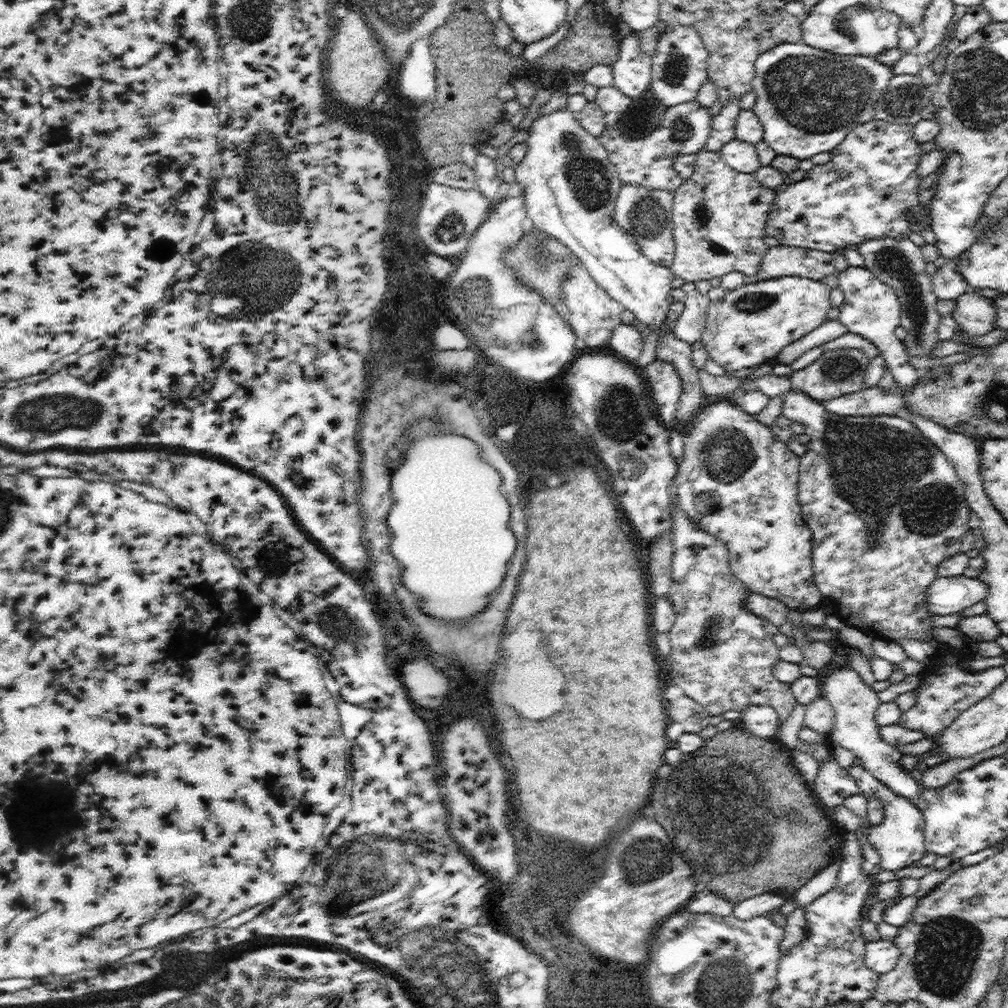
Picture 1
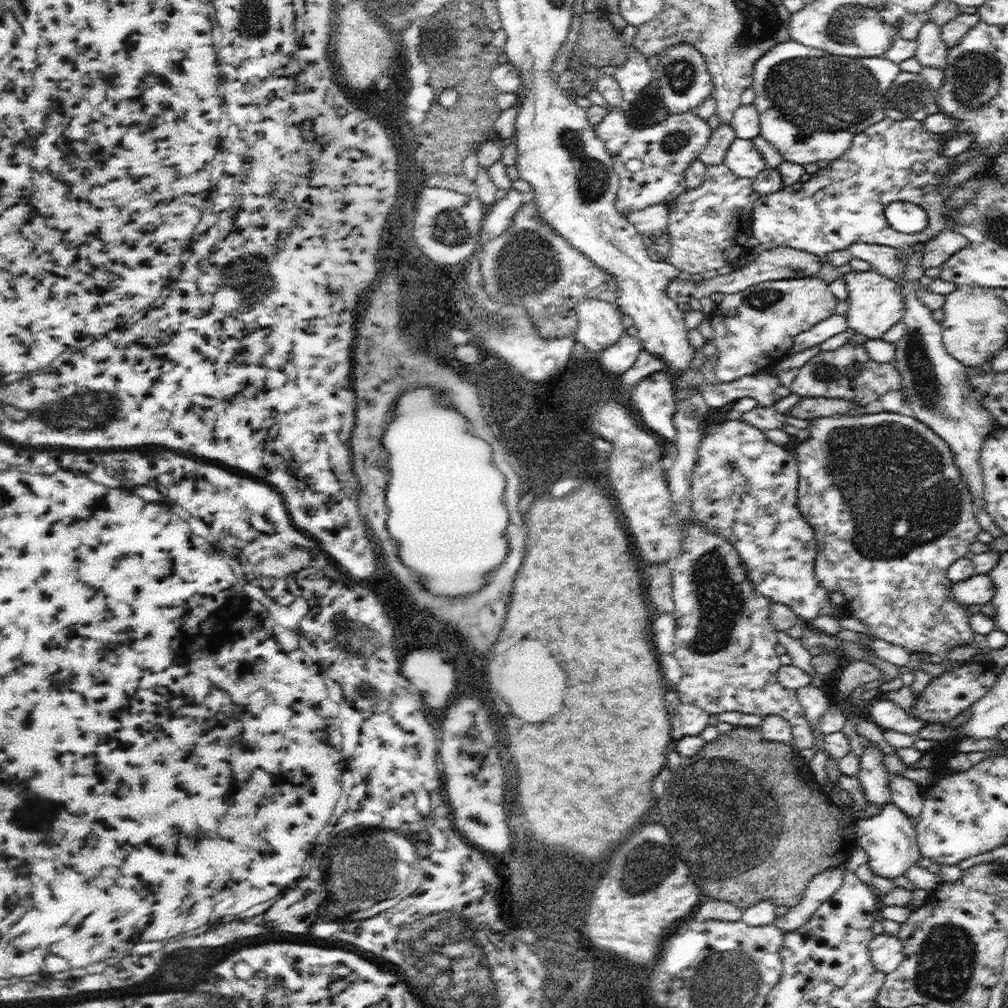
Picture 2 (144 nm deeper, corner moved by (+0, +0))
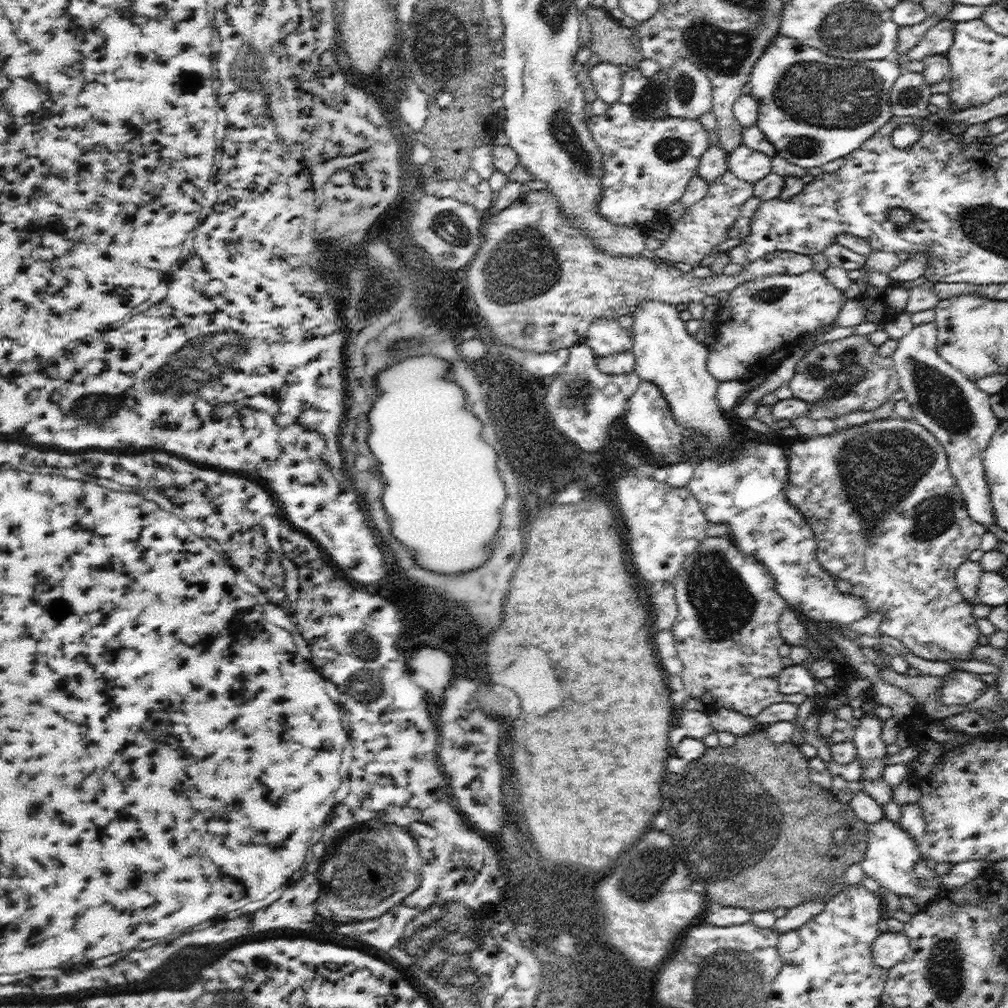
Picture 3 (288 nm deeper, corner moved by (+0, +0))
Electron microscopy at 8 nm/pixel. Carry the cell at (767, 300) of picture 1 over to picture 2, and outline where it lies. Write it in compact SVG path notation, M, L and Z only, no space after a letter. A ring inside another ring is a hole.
M795 278L795 280L767 280L767 282L759 282L753 284L749 288L745 288L743 292L737 294L727 294L719 300L719 304L711 310L711 314L707 314L709 320L709 328L713 330L713 338L707 342L713 342L717 348L717 364L715 364L715 378L719 380L719 384L729 384L735 382L743 376L753 376L757 370L763 370L763 362L769 362L769 354L777 348L777 344L781 344L783 338L787 336L797 336L799 332L809 330L813 324L833 316L835 306L839 304L835 300L837 296L829 290L829 284L825 284L819 278Z

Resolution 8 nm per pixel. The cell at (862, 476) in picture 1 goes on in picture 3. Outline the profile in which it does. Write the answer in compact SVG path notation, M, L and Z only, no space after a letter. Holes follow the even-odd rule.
M881 418L875 422L867 422L861 426L851 426L847 430L841 432L833 432L833 434L825 434L825 436L815 436L809 442L803 444L793 444L787 450L787 458L789 458L789 488L787 488L787 500L797 508L797 512L803 516L803 520L807 522L807 526L813 532L813 538L817 542L817 564L823 568L823 572L829 574L829 578L833 578L835 582L849 582L851 584L851 592L853 596L861 598L867 606L867 614L881 614L881 624L879 624L879 632L901 642L905 648L909 648L913 654L925 658L925 660L933 660L933 662L941 662L941 660L971 660L971 652L977 648L977 636L979 636L979 628L977 628L977 618L973 618L971 608L973 604L957 590L955 584L955 572L957 568L967 562L967 556L971 550L979 548L979 542L983 538L983 534L987 532L987 528L979 526L977 522L973 522L965 510L963 504L963 496L959 492L959 486L953 478L953 474L949 472L947 466L947 452L945 448L935 440L935 436L923 428L921 424L917 424L915 420L905 420L905 418Z

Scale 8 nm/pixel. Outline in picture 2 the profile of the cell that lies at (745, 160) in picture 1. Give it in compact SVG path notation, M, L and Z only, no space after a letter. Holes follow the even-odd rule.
M735 138L729 148L727 148L727 154L723 158L723 164L733 172L737 174L739 178L749 178L749 180L755 180L755 176L765 170L765 162L763 158L759 156L759 152L755 150L755 144L753 140L745 140L745 138Z

